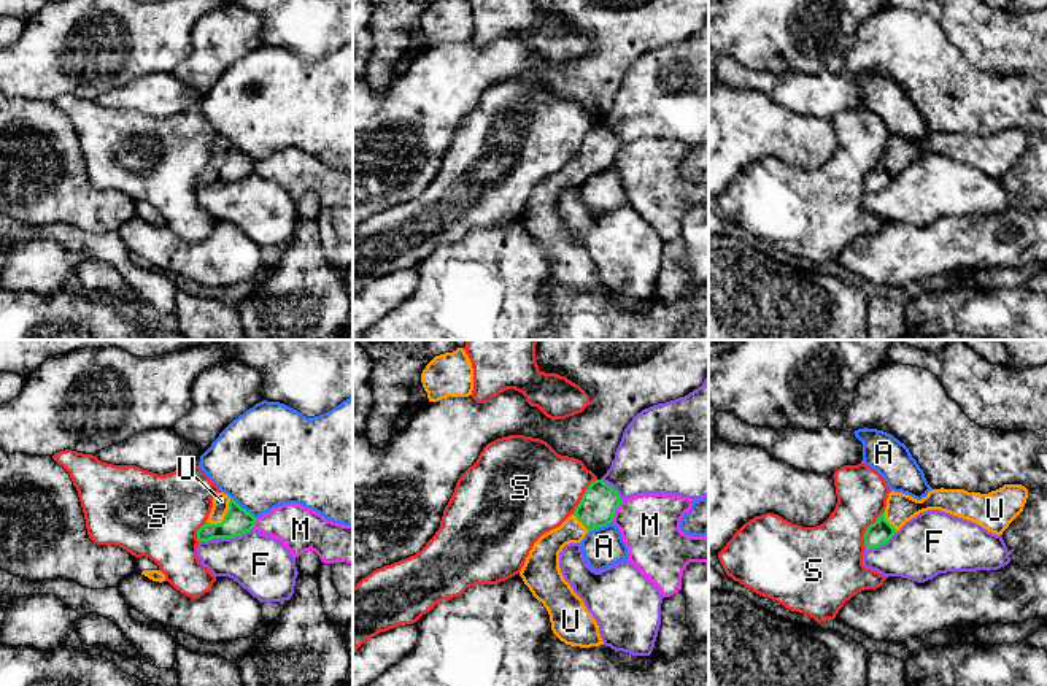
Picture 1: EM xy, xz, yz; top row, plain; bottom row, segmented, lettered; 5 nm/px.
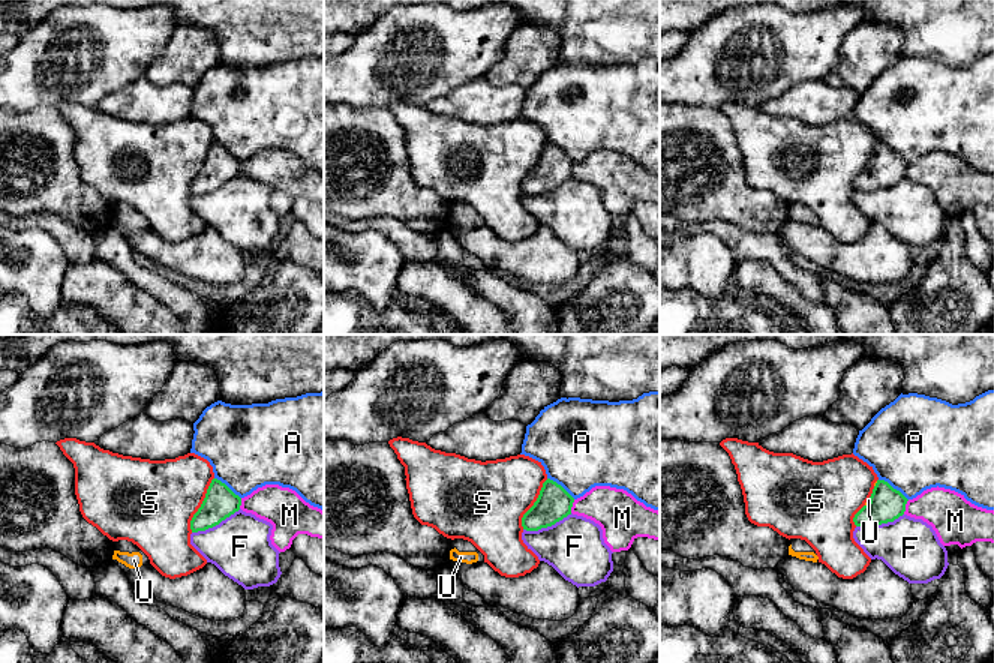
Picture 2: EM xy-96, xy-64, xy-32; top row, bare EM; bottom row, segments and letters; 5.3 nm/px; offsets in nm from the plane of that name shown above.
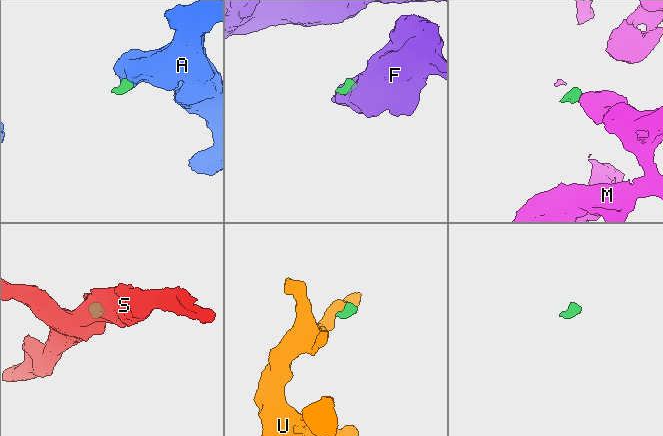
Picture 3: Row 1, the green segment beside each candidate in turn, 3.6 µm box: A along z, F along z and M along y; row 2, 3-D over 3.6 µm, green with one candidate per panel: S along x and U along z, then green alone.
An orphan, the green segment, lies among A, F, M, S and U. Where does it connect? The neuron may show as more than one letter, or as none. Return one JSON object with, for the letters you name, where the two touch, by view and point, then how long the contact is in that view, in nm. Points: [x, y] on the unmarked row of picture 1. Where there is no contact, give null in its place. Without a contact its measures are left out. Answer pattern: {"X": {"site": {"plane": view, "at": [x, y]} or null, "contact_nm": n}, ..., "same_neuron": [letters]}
{"U": {"site": {"plane": "xy", "at": [224, 162]}, "contact_nm": 180}, "same_neuron": ["U"]}

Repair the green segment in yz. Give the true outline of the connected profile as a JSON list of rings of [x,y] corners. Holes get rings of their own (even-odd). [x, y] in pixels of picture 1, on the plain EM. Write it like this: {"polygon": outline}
{"polygon": [[[1004,129],[988,138],[941,132],[921,145],[891,135],[885,156],[864,176],[864,191],[871,194],[885,189],[907,165],[928,154],[950,157],[1003,179],[1023,156],[1026,143],[1028,133],[1022,129]]]}

